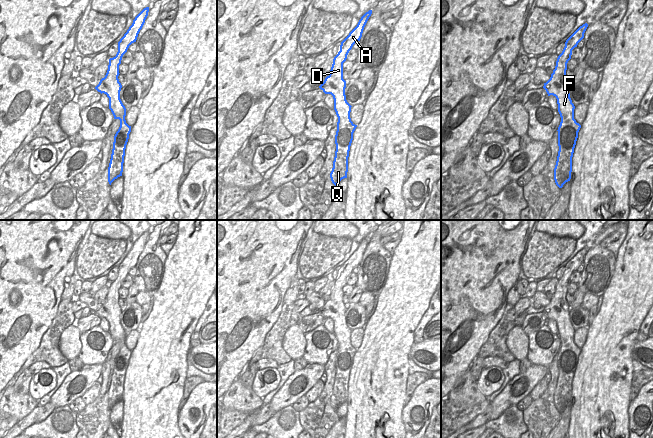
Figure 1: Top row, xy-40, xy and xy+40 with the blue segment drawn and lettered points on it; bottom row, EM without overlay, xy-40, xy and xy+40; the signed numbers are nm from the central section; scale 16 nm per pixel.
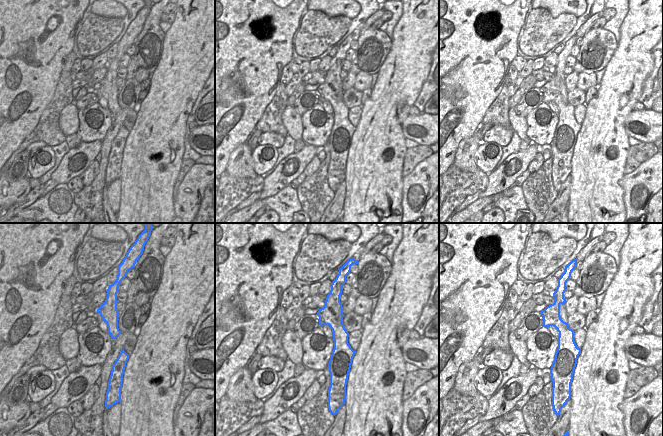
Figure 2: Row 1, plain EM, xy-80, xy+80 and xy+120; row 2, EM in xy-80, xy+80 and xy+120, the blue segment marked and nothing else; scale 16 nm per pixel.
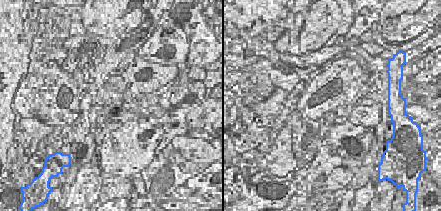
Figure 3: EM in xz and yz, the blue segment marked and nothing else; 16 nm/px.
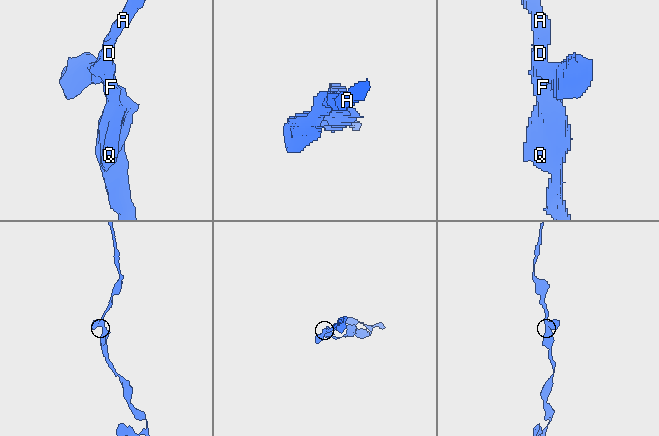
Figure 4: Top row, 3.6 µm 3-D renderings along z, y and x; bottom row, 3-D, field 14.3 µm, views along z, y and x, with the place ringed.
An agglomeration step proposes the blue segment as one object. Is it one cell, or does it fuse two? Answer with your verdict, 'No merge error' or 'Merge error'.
No merge error.

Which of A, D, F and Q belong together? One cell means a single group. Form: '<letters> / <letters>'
A D F Q

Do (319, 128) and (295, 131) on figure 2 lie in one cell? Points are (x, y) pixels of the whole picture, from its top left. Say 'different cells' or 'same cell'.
different cells

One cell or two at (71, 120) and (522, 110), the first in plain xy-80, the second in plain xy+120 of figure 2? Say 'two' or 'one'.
two

